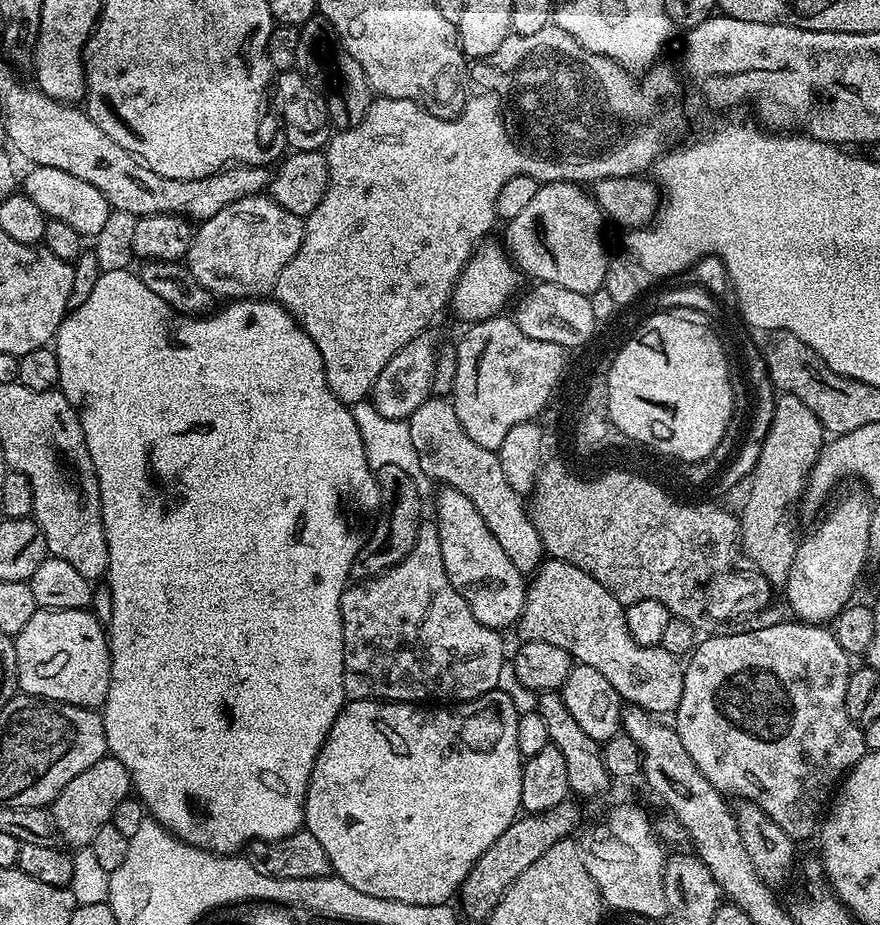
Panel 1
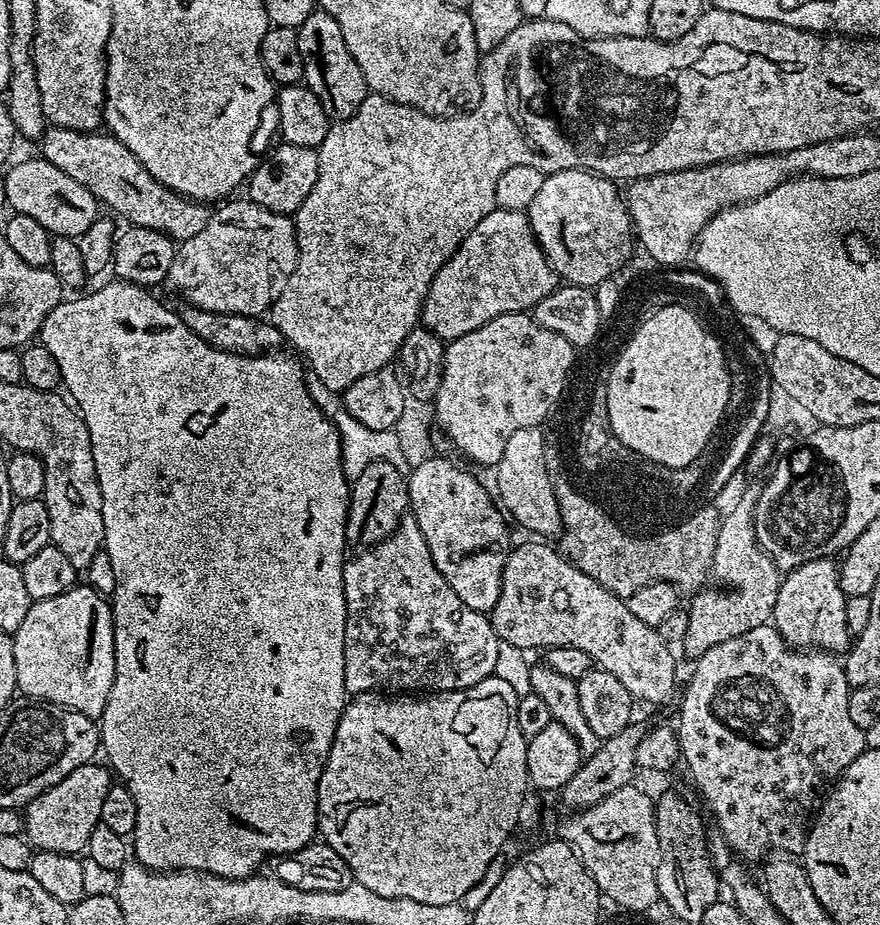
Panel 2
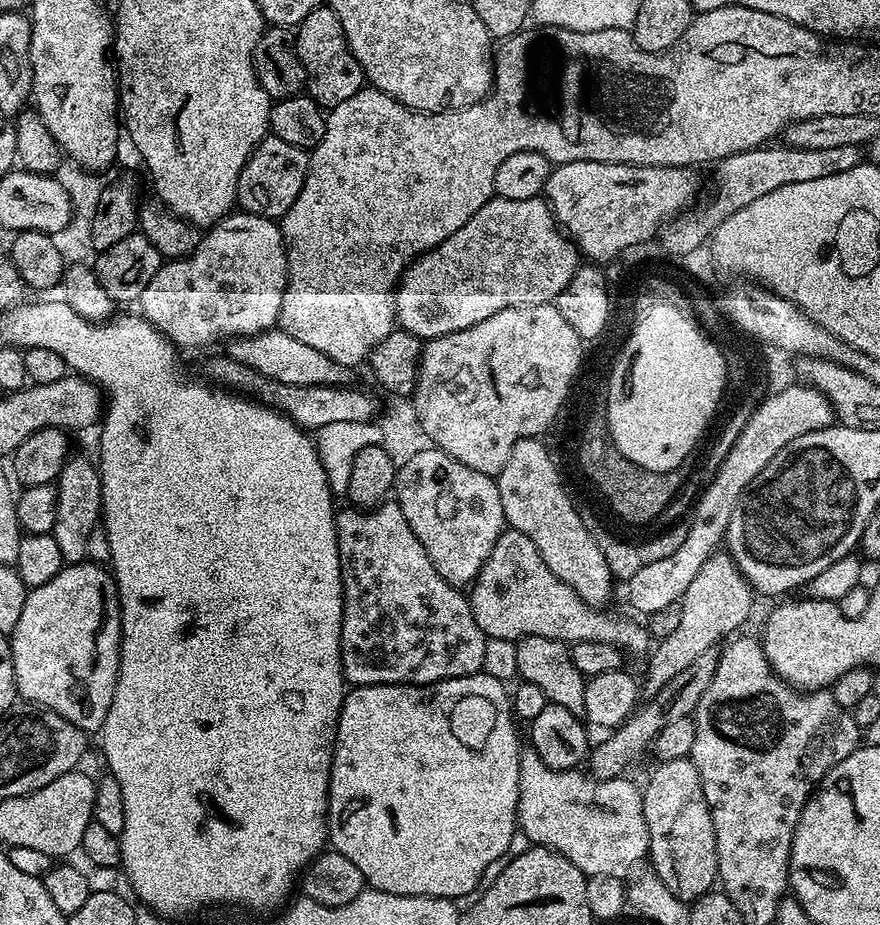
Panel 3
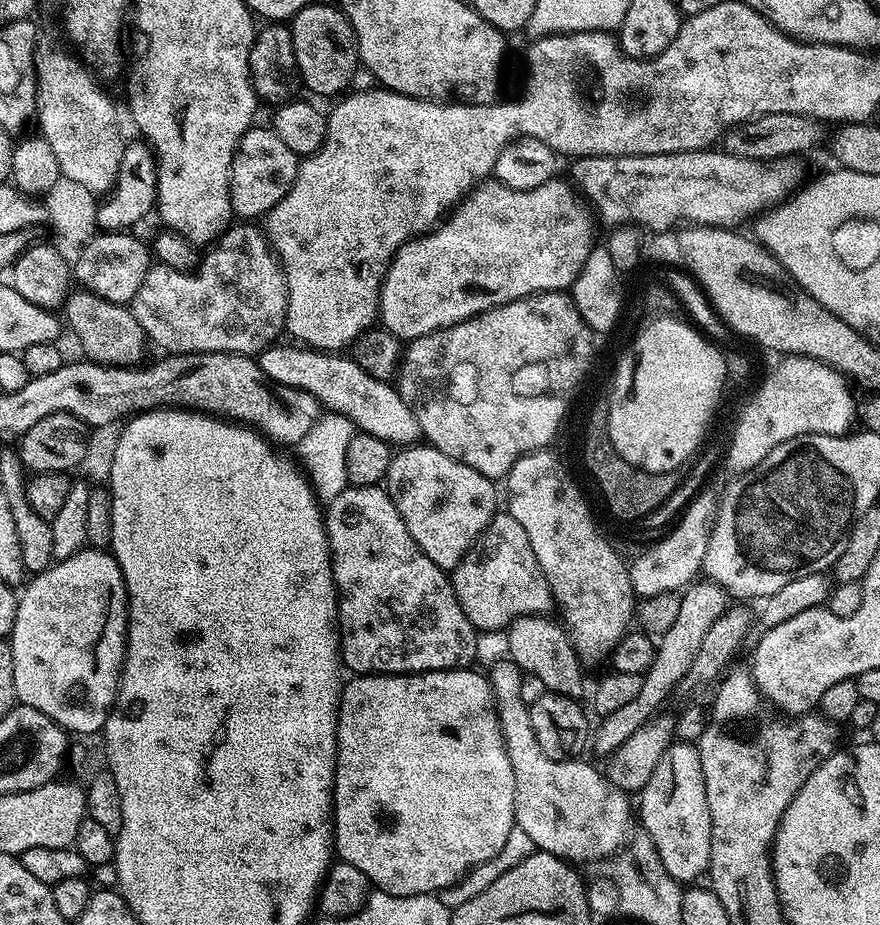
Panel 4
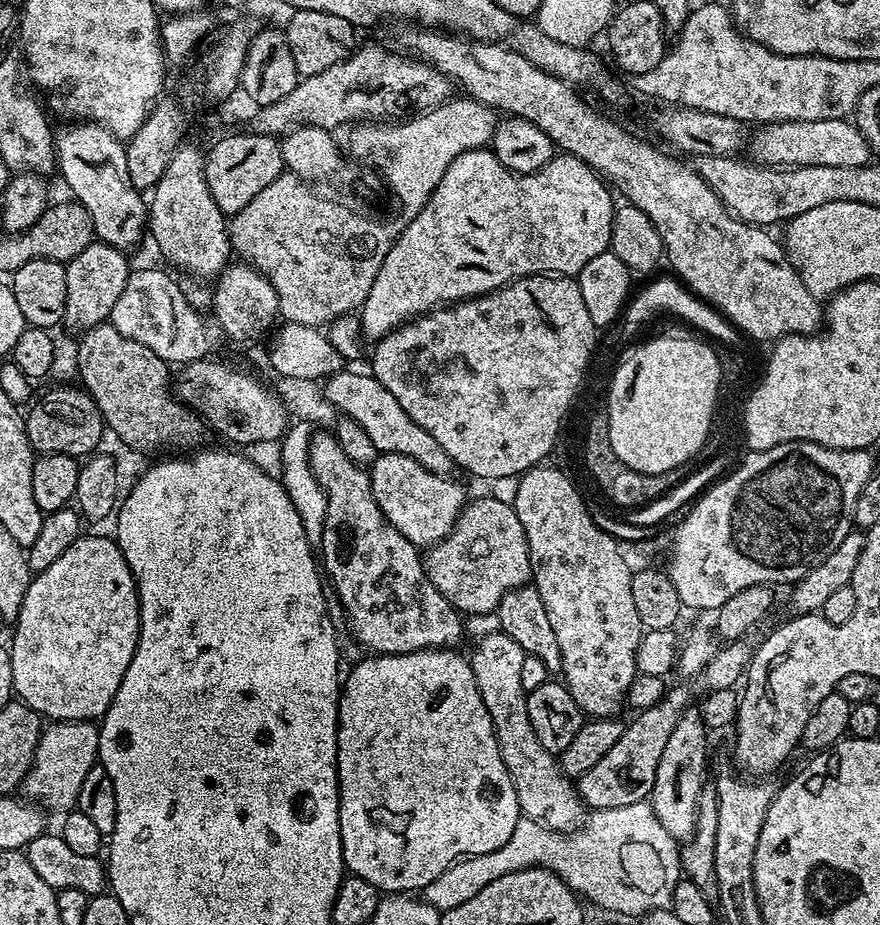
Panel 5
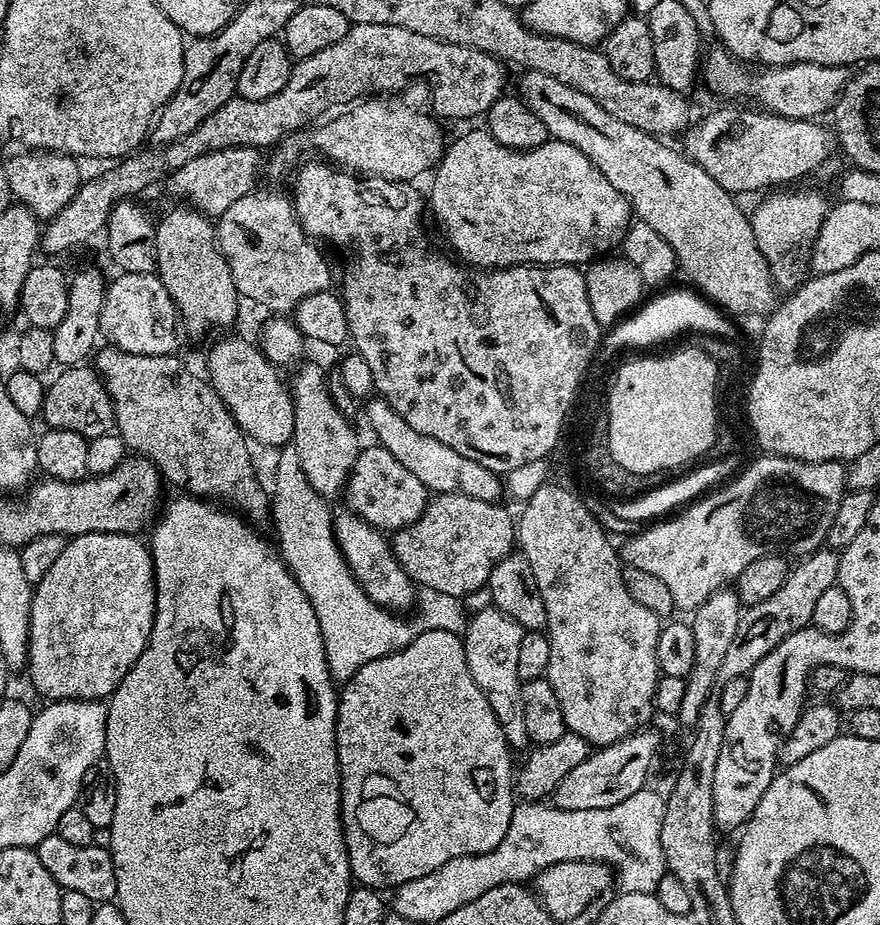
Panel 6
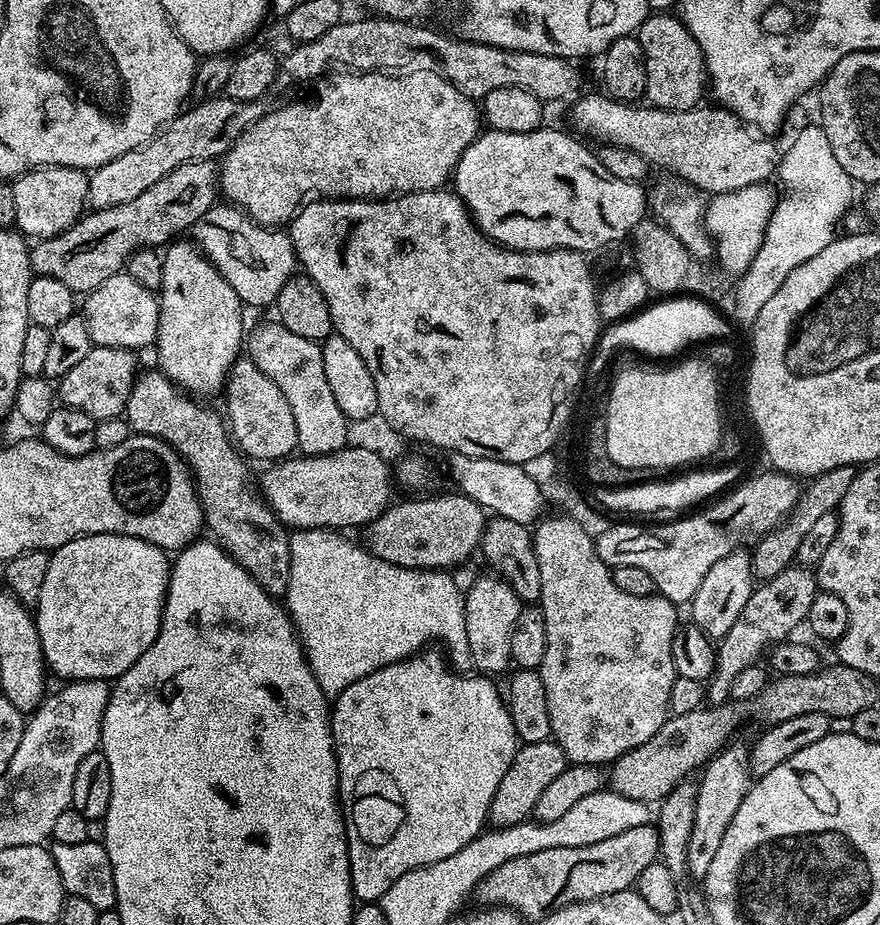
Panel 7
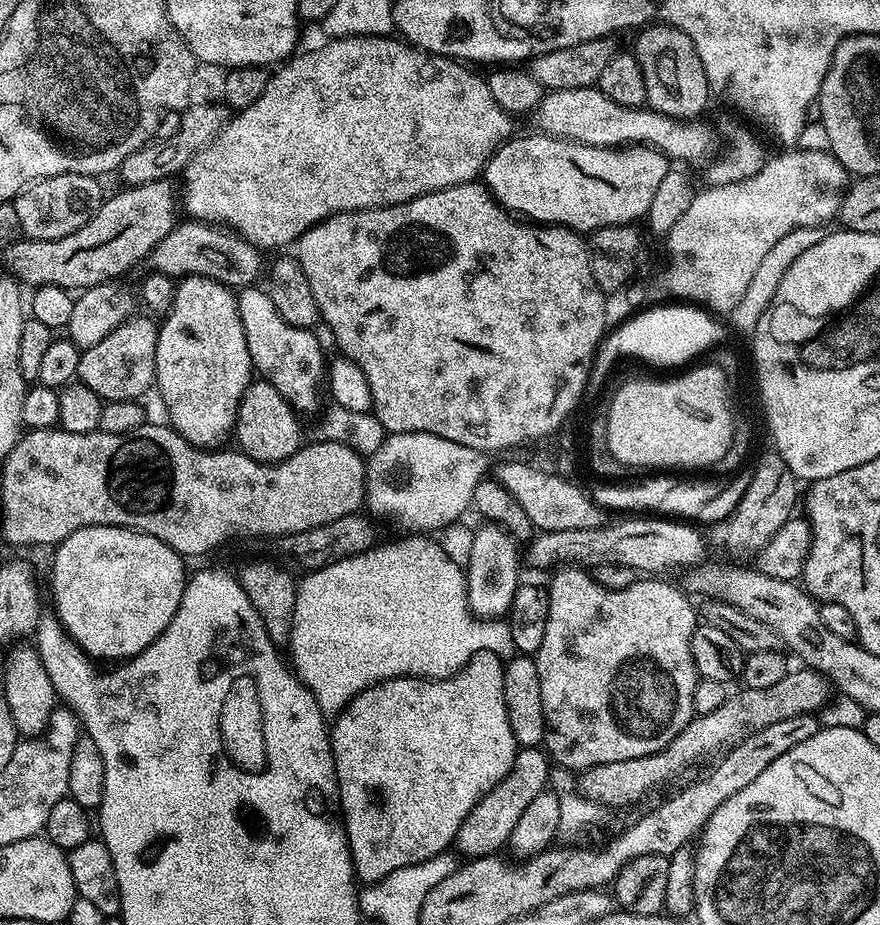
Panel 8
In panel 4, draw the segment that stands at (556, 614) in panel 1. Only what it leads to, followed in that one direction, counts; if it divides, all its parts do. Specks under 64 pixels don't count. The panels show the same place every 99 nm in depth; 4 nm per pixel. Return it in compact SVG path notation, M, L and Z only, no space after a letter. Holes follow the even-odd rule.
M507 514L493 516L488 527L464 553L460 565L451 569L450 579L458 606L462 606L462 614L466 614L472 627L481 633L507 629L520 616L539 616L547 613L547 608L551 609L554 604L550 586L538 566L538 558L534 558L534 550L530 550L530 538L526 538L526 530L522 530L518 518Z

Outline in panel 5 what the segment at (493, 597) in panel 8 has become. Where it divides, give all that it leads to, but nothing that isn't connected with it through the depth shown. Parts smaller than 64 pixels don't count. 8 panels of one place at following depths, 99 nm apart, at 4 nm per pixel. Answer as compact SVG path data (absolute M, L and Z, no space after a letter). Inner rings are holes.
M505 632L486 633L470 652L478 694L482 694L482 702L486 702L498 750L510 774L510 782L514 782L523 819L555 832L575 832L586 819L586 805L576 793L575 783L564 775L557 757L538 742L538 734L534 734L534 726L530 726L530 710L526 710L528 693L522 690L521 681L525 655L522 646Z

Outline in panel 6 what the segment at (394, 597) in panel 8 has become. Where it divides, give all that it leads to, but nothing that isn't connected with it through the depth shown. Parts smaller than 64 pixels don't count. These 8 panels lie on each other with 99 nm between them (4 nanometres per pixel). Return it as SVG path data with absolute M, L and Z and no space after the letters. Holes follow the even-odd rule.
M285 446L279 449L278 455L280 456L276 460L276 473L272 476L272 488L270 496L270 520L271 523L276 523L276 536L280 539L278 543L279 553L282 555L282 559L288 569L292 571L292 576L298 582L298 586L302 586L302 594L306 594L306 598L310 602L310 606L314 606L314 614L318 616L318 630L322 634L322 646L326 650L326 662L328 663L328 669L332 675L333 681L343 682L349 680L354 674L358 674L358 670L362 670L362 666L366 666L366 662L374 662L374 658L382 658L383 656L389 656L394 654L398 650L402 650L409 642L418 634L422 634L426 630L450 630L457 634L463 633L464 629L467 628L469 617L464 616L464 608L462 605L461 597L451 596L450 594L442 594L438 590L430 590L429 588L423 589L416 597L416 603L414 605L414 613L416 617L413 620L404 620L403 615L395 612L388 611L387 608L379 608L377 604L372 601L371 598L362 590L362 586L354 578L354 574L348 568L348 563L344 561L344 555L340 552L340 547L336 541L336 533L334 531L334 512L333 509L328 509L329 501L325 497L321 496L319 492L316 492L310 486L310 482L306 478L306 474L302 474L302 462L298 462L298 450L291 446Z

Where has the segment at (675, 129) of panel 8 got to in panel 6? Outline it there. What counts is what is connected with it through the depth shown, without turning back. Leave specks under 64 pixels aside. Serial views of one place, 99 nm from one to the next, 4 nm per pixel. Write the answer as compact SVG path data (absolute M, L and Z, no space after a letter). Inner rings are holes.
M720 108L701 120L699 117L682 136L684 155L702 166L727 192L741 194L791 185L791 180L822 163L832 148L834 152L833 133L829 129L827 132L820 122L795 120L752 108Z

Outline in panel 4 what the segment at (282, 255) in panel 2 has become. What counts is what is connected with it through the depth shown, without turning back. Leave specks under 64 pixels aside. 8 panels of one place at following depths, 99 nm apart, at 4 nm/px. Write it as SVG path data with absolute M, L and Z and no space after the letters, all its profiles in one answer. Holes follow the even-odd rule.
M248 222L229 227L214 247L203 253L198 274L175 272L161 263L149 267L130 307L151 343L153 340L168 354L233 352L256 358L279 341L288 313L284 269L267 239L252 227Z

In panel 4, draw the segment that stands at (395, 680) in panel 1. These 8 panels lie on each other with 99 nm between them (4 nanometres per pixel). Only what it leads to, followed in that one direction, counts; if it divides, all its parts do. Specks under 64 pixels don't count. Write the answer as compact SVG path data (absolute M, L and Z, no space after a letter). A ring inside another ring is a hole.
M347 487L334 498L323 513L328 552L332 555L332 577L338 601L340 659L352 674L407 674L437 672L447 668L467 668L476 656L477 629L462 614L452 589L449 573L439 568L410 538L402 514L383 487Z

